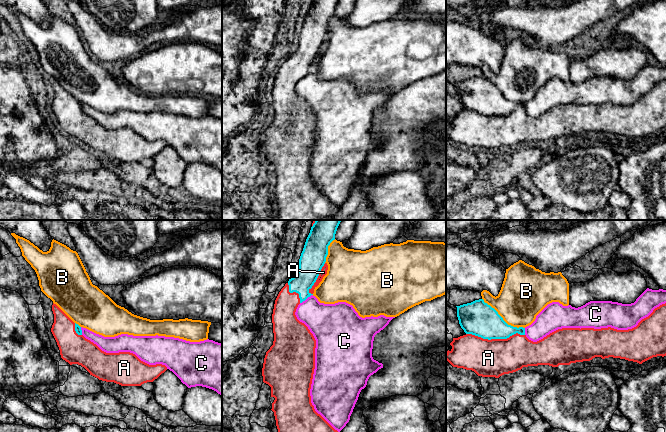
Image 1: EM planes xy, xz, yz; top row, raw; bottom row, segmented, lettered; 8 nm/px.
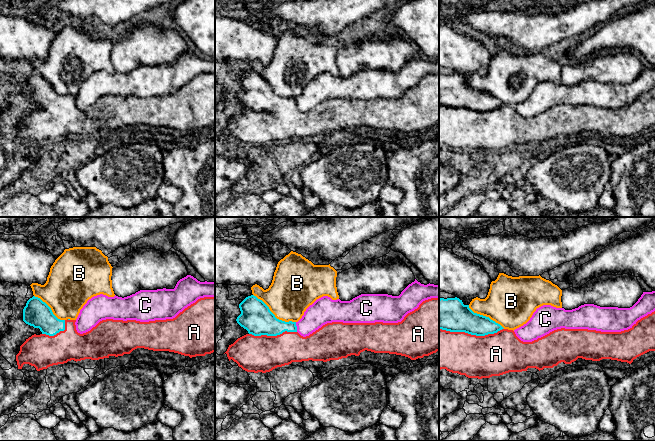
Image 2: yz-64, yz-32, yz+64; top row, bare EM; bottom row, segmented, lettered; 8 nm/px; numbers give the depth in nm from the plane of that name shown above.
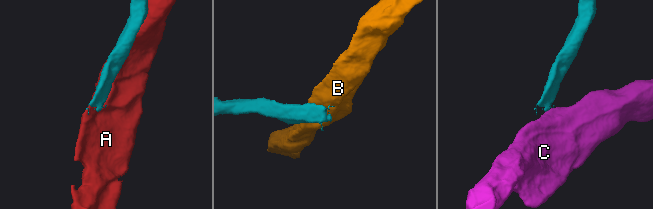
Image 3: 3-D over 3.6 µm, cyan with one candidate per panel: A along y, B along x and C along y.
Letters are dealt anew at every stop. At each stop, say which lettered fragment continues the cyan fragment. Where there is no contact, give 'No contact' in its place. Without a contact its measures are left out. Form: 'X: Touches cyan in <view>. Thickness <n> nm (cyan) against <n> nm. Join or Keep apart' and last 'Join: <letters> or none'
A: Touches cyan in yz. Thickness 280 nm (cyan) against 300 nm. Join
B: Touches cyan in yz. Thickness 280 nm (cyan) against 380 nm. Keep apart
C: Touches cyan in xz. Thickness 180 nm (cyan) against 300 nm. Keep apart
Join: A

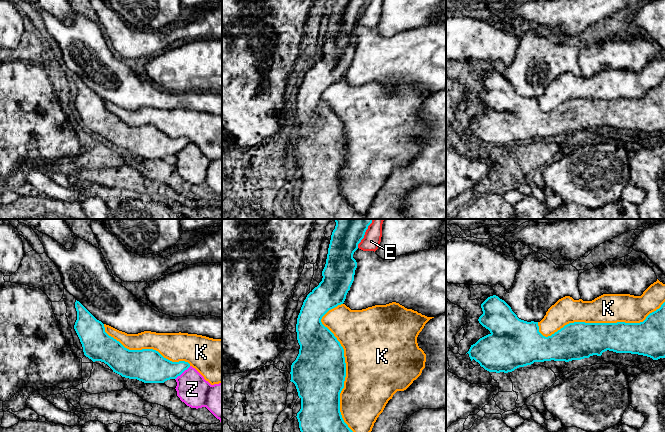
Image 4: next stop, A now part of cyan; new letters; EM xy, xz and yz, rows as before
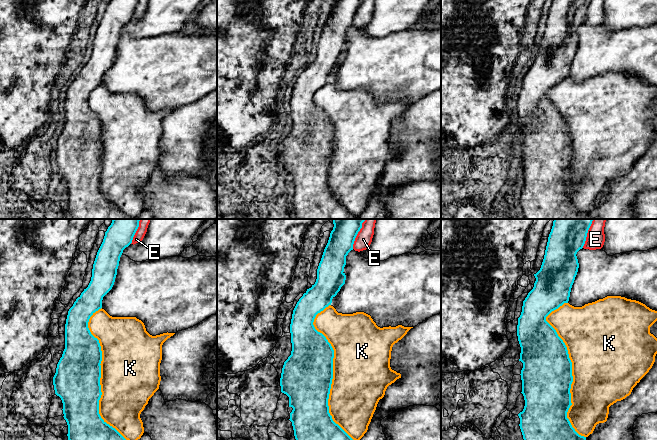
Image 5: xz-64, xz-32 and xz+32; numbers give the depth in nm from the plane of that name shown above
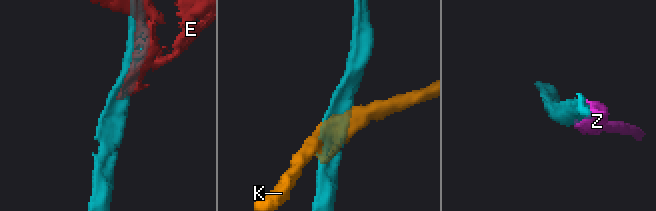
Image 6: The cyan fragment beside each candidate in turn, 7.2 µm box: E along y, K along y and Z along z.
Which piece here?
E: Touches cyan in xz. Thickness 220 nm (cyan) against 140 nm. Keep apart
K: Touches cyan in xz. Thickness 420 nm (cyan) against 500 nm. Keep apart
Z: Touches cyan in xy. Thickness 240 nm (cyan) against 260 nm. Keep apart
Join: none

